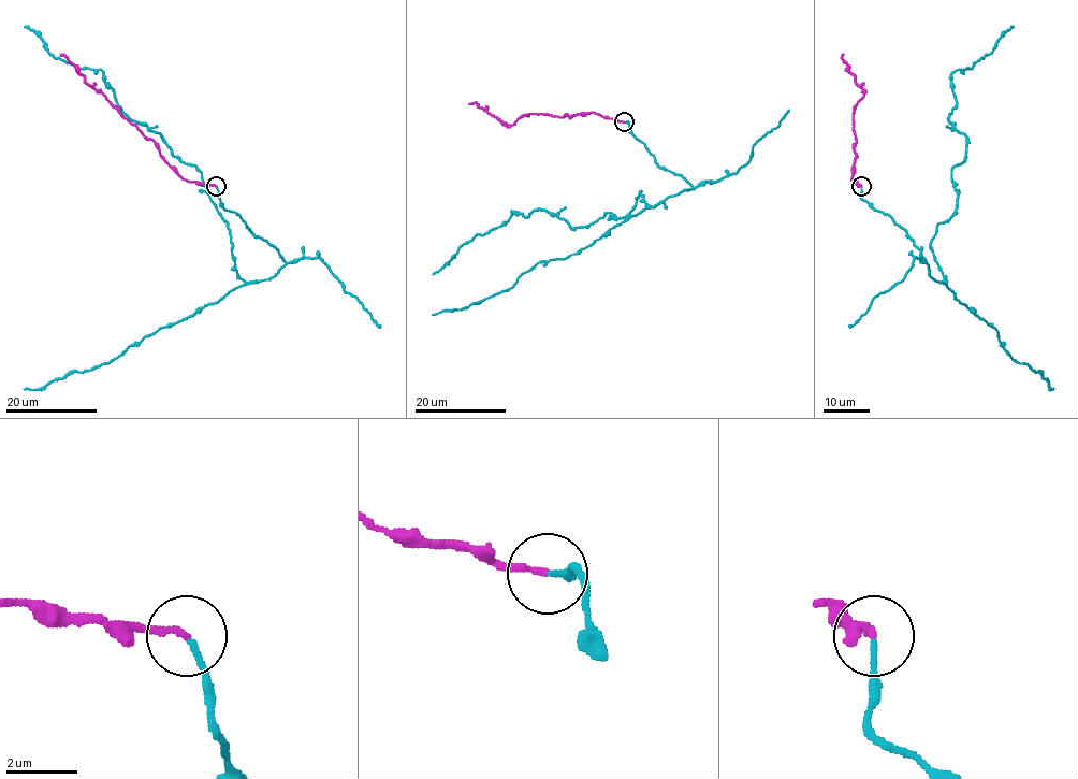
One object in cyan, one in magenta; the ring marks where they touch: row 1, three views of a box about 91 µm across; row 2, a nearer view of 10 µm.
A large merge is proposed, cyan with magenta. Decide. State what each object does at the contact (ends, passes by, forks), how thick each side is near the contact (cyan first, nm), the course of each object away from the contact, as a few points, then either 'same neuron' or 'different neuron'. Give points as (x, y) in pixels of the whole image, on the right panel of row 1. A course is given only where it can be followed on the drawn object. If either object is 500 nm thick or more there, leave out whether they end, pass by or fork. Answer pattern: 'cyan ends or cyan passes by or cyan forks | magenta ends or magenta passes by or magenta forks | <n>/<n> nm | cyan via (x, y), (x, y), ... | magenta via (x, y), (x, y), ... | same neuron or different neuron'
cyan ends | magenta ends | 150/180 nm | cyan via (861, 186), (945, 282), (930, 243), (956, 210), (950, 173), (966, 138), (948, 121), (950, 74), (1013, 26) | magenta via (861, 185), (851, 178), (857, 141), (853, 113), (863, 92), (843, 55) | same neuron

